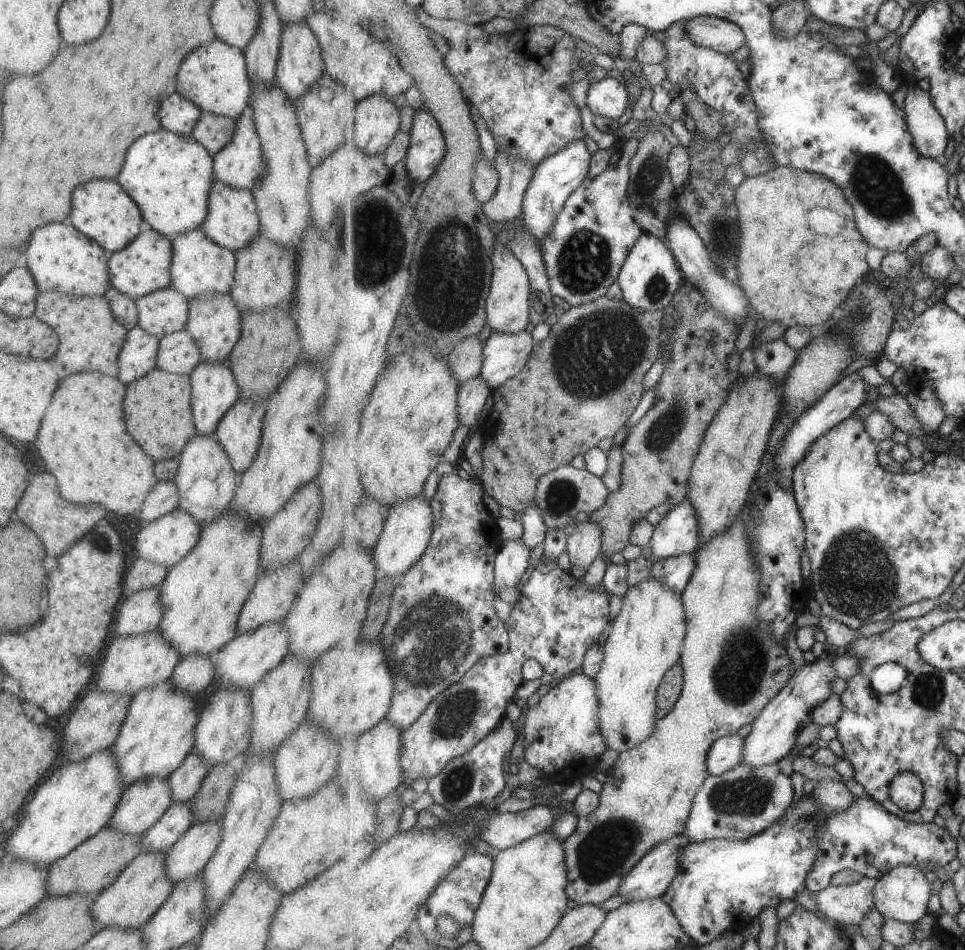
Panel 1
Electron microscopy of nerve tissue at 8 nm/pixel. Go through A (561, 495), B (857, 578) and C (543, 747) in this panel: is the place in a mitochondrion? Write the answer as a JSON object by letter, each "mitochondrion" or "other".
{"A":"mitochondrion","B":"mitochondrion","C":"other"}

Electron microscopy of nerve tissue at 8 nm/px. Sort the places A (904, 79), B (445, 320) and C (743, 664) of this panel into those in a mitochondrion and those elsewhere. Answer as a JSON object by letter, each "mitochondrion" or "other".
{"A":"other","B":"mitochondrion","C":"mitochondrion"}

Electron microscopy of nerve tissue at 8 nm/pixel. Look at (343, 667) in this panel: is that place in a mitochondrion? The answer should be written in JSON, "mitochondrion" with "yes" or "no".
{"mitochondrion":"no"}

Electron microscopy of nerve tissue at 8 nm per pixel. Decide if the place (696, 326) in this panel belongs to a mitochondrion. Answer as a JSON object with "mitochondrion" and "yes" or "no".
{"mitochondrion":"no"}

